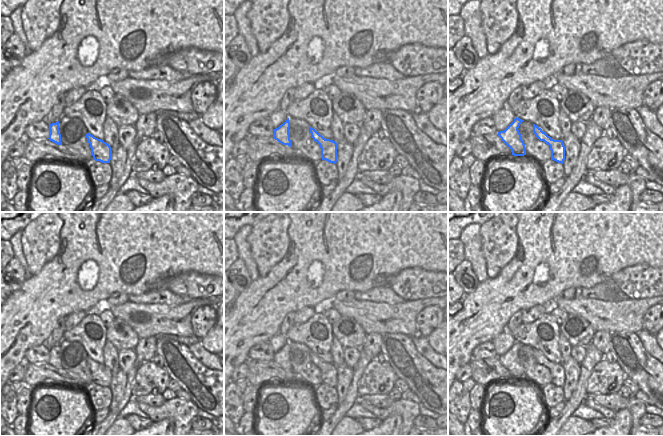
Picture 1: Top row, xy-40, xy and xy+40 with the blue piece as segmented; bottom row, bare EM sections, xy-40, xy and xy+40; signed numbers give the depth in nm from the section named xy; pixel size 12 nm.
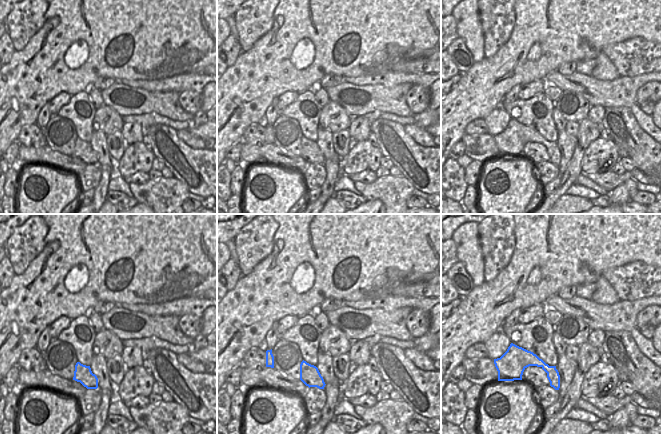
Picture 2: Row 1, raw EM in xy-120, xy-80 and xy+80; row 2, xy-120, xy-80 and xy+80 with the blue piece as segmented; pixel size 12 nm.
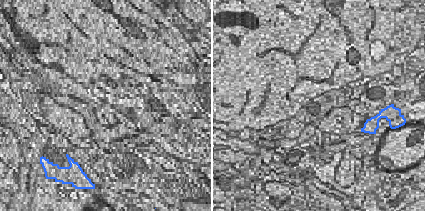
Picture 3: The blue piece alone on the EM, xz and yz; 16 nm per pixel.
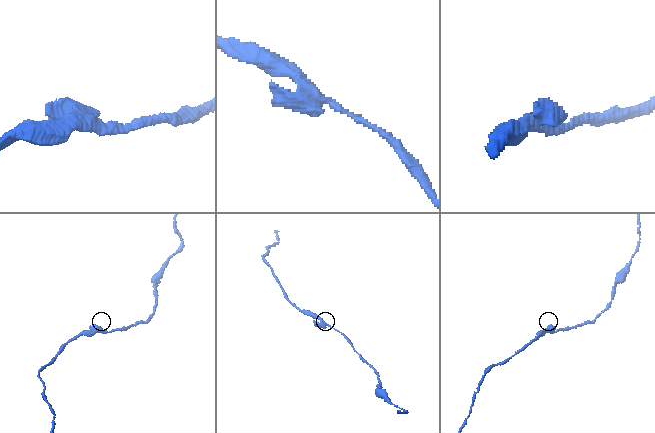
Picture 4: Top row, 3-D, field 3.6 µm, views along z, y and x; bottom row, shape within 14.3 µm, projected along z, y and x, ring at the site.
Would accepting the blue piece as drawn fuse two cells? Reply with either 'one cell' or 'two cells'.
two cells

